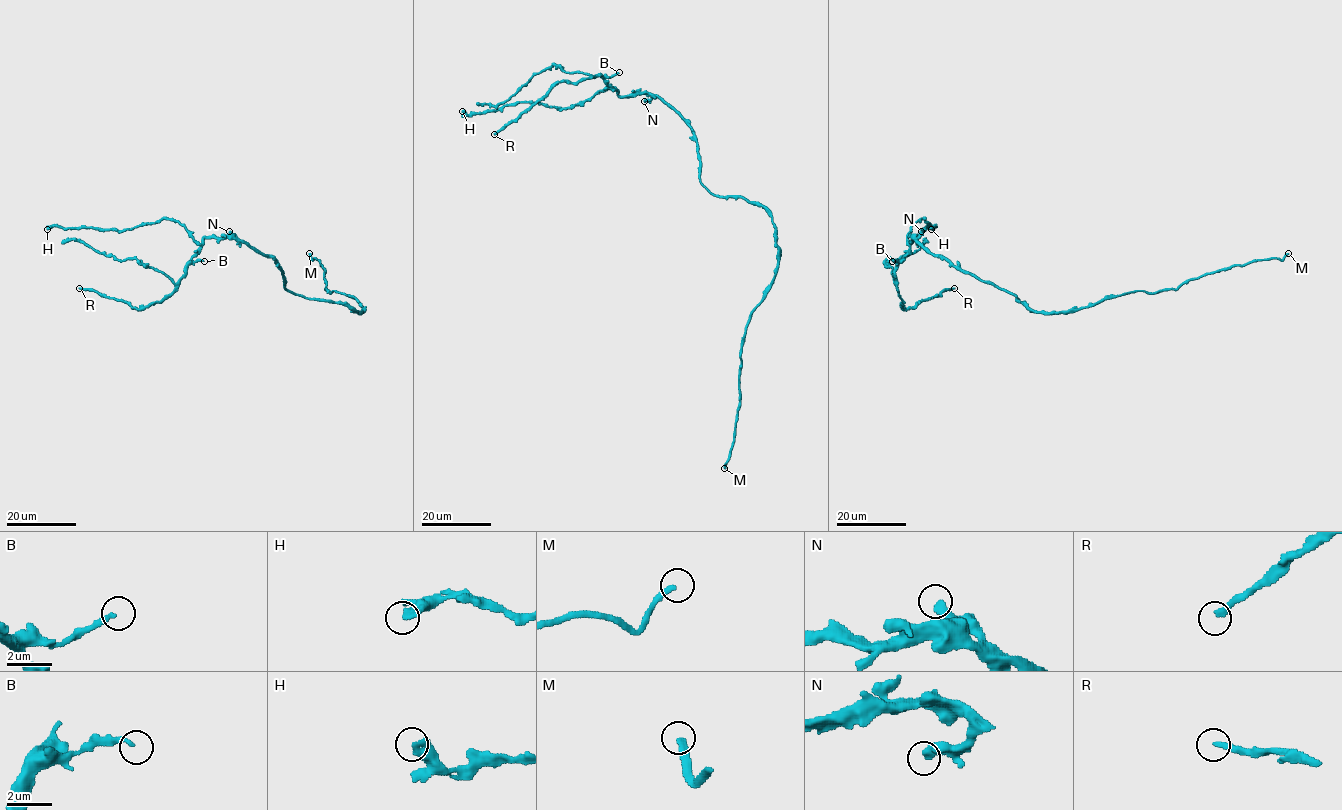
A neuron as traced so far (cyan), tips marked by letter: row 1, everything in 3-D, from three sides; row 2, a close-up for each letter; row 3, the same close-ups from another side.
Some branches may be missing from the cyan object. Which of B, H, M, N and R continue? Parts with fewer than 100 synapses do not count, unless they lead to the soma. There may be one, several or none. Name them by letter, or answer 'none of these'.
M, R

